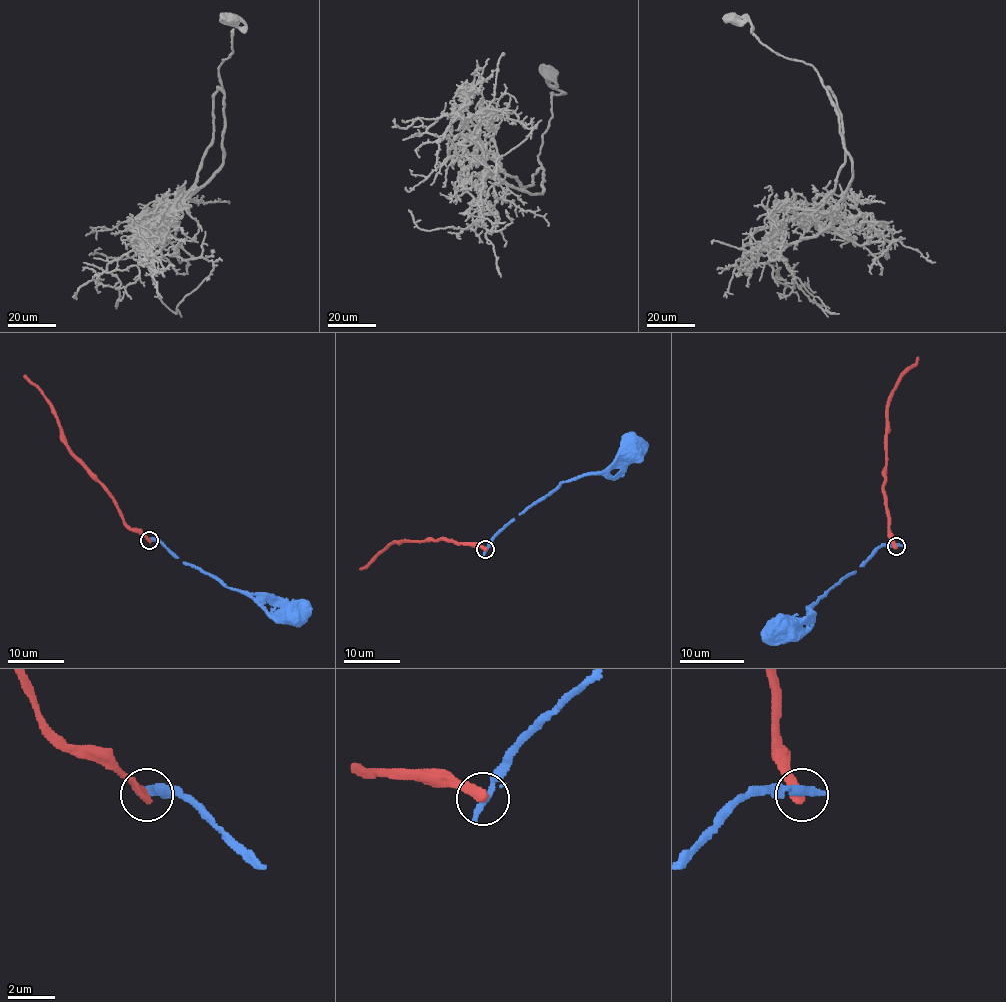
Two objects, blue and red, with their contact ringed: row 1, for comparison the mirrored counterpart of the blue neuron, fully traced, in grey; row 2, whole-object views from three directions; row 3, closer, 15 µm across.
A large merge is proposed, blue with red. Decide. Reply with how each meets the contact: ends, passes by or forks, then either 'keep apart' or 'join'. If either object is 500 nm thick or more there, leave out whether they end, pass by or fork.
blue ends there; red ends there; keep apart

